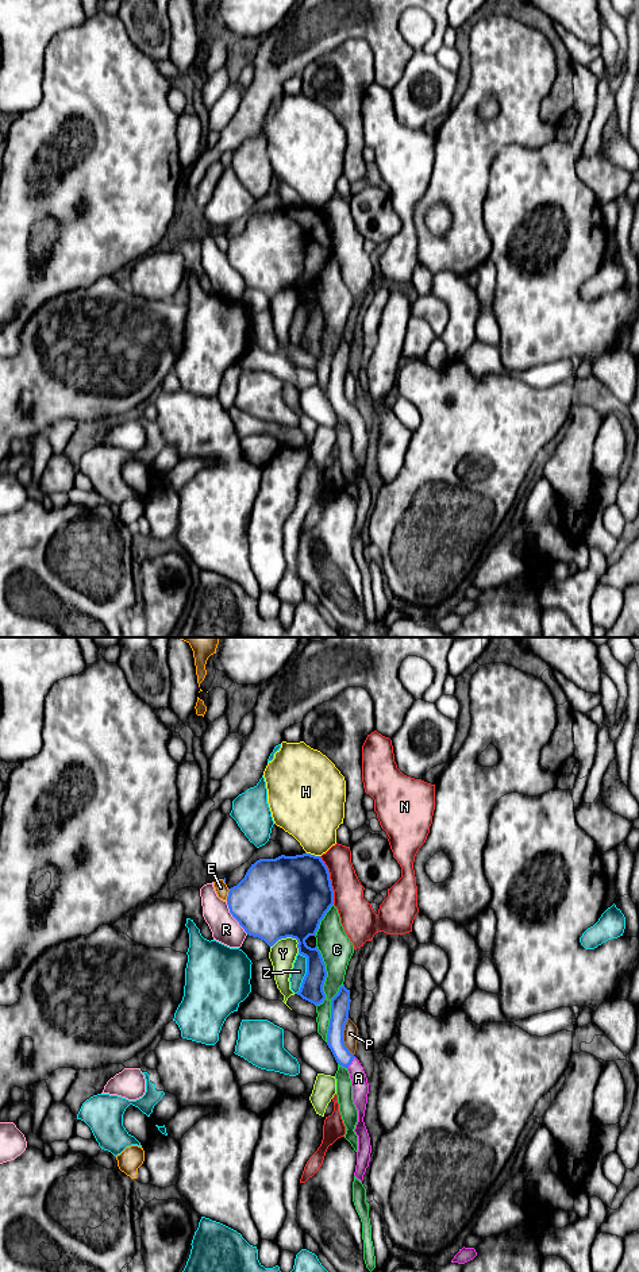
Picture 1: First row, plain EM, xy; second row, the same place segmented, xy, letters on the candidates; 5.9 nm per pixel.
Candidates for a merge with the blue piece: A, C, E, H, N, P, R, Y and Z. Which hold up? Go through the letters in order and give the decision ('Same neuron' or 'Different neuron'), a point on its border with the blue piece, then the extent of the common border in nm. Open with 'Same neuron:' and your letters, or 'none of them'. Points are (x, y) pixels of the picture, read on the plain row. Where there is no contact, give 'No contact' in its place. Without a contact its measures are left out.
Same neuron: A
A: Same neuron. Touches blue at xy (350, 415). Shared border 90 nm
C: Different neuron. Touches blue at xy (326, 328). Shared border 360 nm
E: Different neuron. Touches blue at xy (228, 246). Shared border 70 nm
H: Different neuron. Touches blue at xy (312, 207). Shared border 90 nm
N: Different neuron. Touches blue at xy (330, 232). Shared border 300 nm
P: Different neuron. Touches blue at xy (342, 389). Shared border 220 nm
R: Different neuron. Touches blue at xy (233, 268). Shared border 240 nm
Y: Different neuron. Touches blue at xy (289, 288). Shared border 180 nm
Z: Different neuron. Touches blue at xy (307, 324). Shared border 240 nm

